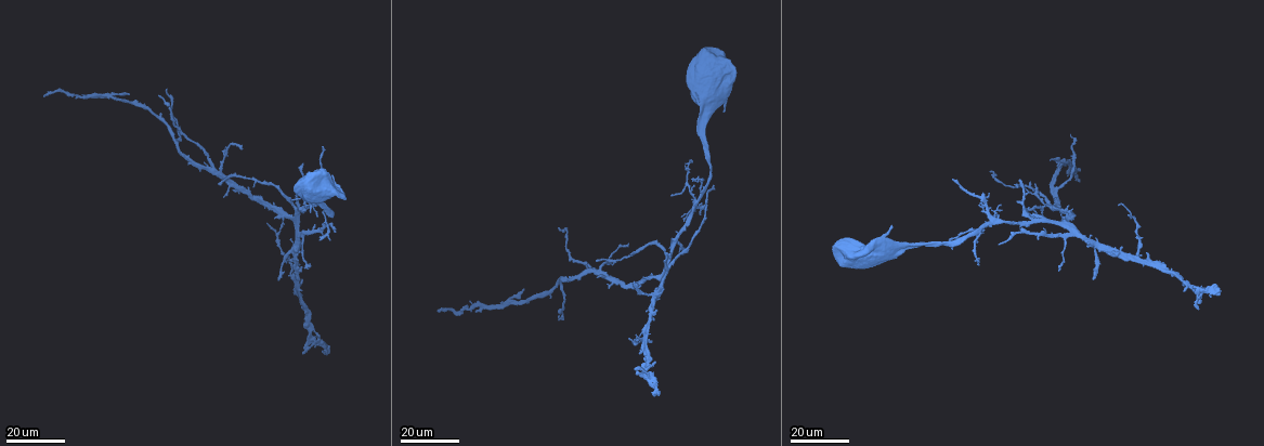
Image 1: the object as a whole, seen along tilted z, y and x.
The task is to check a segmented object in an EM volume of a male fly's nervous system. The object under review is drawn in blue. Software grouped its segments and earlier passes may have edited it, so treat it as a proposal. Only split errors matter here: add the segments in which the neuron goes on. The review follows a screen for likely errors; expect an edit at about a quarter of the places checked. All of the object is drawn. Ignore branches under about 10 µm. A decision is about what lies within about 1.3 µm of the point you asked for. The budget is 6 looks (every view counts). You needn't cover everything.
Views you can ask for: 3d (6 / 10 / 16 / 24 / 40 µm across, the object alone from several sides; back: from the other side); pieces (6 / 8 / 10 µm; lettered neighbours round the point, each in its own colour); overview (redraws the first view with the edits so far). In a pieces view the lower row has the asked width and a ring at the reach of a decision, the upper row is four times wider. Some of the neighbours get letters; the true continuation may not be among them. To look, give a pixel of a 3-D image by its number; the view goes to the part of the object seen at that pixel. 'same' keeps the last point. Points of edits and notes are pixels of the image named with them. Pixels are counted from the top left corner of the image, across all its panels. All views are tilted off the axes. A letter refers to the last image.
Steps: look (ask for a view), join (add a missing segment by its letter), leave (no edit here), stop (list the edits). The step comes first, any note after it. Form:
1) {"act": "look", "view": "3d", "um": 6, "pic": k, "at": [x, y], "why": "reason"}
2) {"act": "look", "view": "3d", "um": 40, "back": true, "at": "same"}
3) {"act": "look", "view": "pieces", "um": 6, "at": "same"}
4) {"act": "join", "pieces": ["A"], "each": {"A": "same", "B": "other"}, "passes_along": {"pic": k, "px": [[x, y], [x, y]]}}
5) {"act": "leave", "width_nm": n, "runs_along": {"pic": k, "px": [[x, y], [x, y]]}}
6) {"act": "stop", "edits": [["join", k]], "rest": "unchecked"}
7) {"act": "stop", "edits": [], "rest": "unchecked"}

{"act": "look", "view": "3d", "um": 16, "pic": 1, "at": [267, 225], "why": "thin end"}

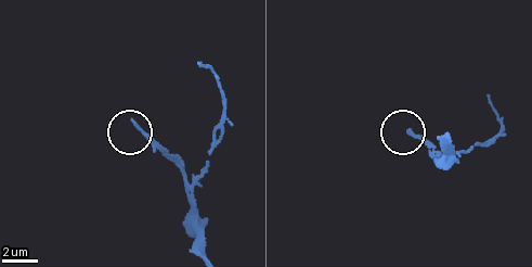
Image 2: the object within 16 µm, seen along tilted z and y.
{"act": "look", "view": "pieces", "um": 6, "pic": 2, "at": [408, 130], "why": "see the neighbours"}

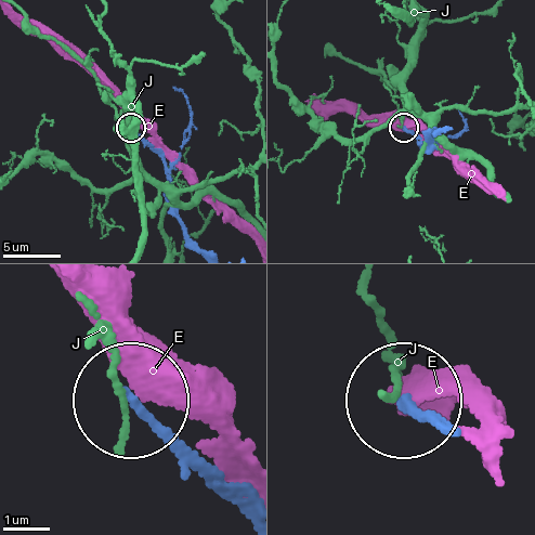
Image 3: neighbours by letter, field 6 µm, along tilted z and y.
{"act": "leave", "width_nm": 170, "each": {"E": "other", "J": "other"}, "runs_along": {"pic": 3, "px": [[244, 512], [138, 406]]}, "found": "none of them fits"}

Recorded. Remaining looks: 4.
{"act": "look", "view": "3d", "um": 16, "pic": 1, "at": [1194, 285], "why": "branch stops here"}

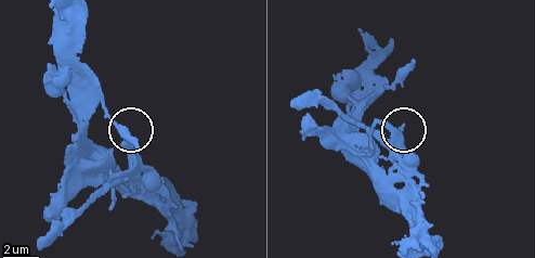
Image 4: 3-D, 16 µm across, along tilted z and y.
{"act": "look", "view": "pieces", "um": 6, "at": "same"}

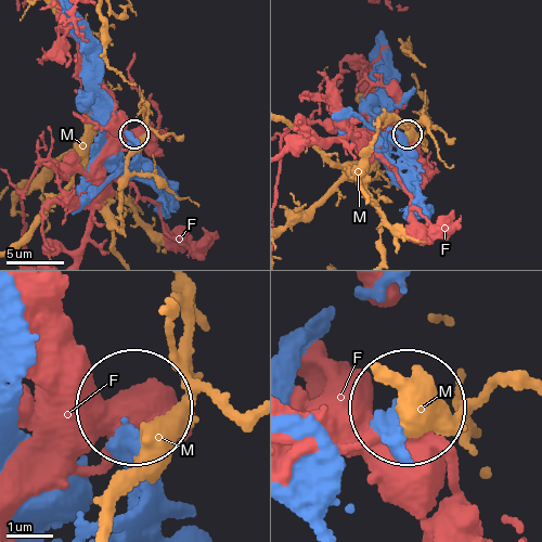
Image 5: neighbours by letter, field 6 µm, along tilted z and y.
{"act": "leave", "each": {"F": "other", "M": "other"}, "found": "none of them fits"}

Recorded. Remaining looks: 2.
{"act": "look", "view": "3d", "um": 16, "pic": 1, "at": [1079, 180], "why": "free end"}

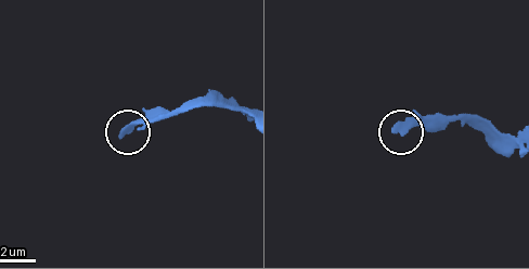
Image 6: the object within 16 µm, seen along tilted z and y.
{"act": "look", "view": "pieces", "um": 6, "pic": 6, "at": [121, 135], "why": "what lies round it"}

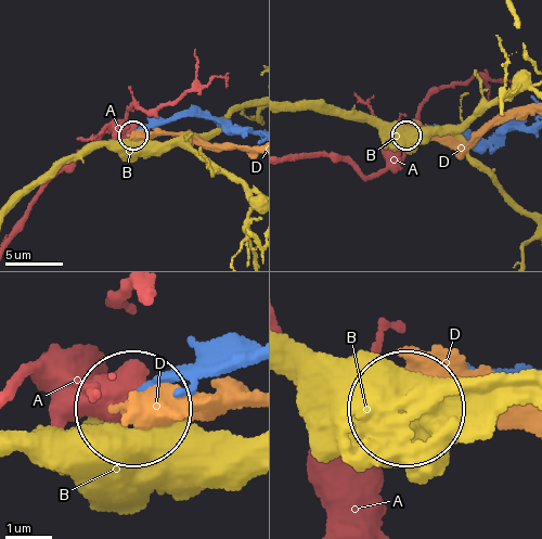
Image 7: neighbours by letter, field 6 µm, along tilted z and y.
{"act": "leave", "each": {"A": "other", "B": "other", "D": "other"}, "found": "none of them fits"}

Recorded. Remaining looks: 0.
{"act": "stop", "edits": [], "rest": "unchecked"}

